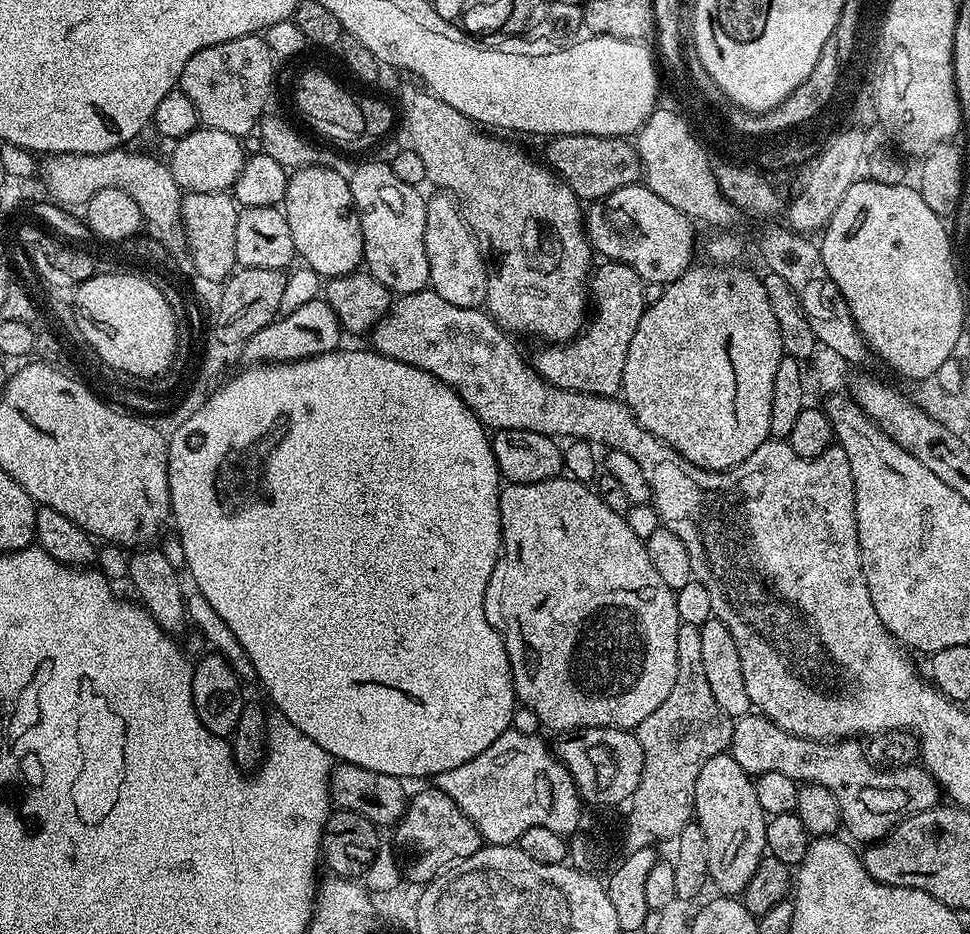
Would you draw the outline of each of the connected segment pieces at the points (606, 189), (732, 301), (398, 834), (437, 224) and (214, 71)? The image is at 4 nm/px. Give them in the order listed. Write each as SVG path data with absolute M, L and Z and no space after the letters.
M562 135L551 137L545 144L544 162L563 178L584 202L608 197L614 190L639 183L643 172L635 145L625 137L602 135Z
M697 263L683 272L672 284L667 285L658 298L658 302L647 305L642 314L642 322L638 322L638 330L634 330L634 339L630 341L630 350L626 354L626 370L622 374L622 399L634 418L650 434L654 434L662 442L666 442L678 454L682 454L694 466L704 468L708 472L724 472L728 468L738 466L758 450L758 446L770 440L770 402L774 398L774 373L778 371L778 362L784 357L782 334L778 330L778 318L774 318L774 310L770 310L770 298L766 294L763 279L755 276L748 268L731 264Z
M429 786L421 792L411 793L403 818L394 825L394 847L401 877L407 882L409 880L410 883L416 884L415 886L423 886L445 868L456 864L459 860L470 858L470 854L474 854L482 847L482 841L474 822L470 822L470 818L466 818L466 814L458 810L454 798L447 796L441 788Z
M447 194L428 196L426 200L426 262L430 266L428 282L431 291L438 294L438 298L446 298L453 306L466 306L467 308L480 308L488 299L488 265L476 235L470 231L464 216L460 213L455 200Z
M263 35L243 36L218 46L198 50L180 75L179 91L194 102L200 124L214 130L226 130L241 138L257 131L265 115L268 95L272 92L272 63L274 57Z

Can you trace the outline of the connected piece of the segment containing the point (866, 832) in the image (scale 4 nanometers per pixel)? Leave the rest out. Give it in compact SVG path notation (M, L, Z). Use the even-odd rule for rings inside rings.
M759 714L739 717L733 723L730 753L734 761L742 766L742 770L748 772L748 775L753 778L777 772L778 774L786 774L786 778L794 778L800 784L826 786L826 790L830 790L830 794L834 794L834 799L838 801L841 825L846 829L846 832L848 828L849 834L853 836L853 838L851 837L853 841L875 842L883 840L906 817L937 807L942 800L940 785L923 766L893 768L891 770L876 768L868 761L865 745L859 739L849 738L835 742L807 740L782 730L773 720L767 720L765 716Z

